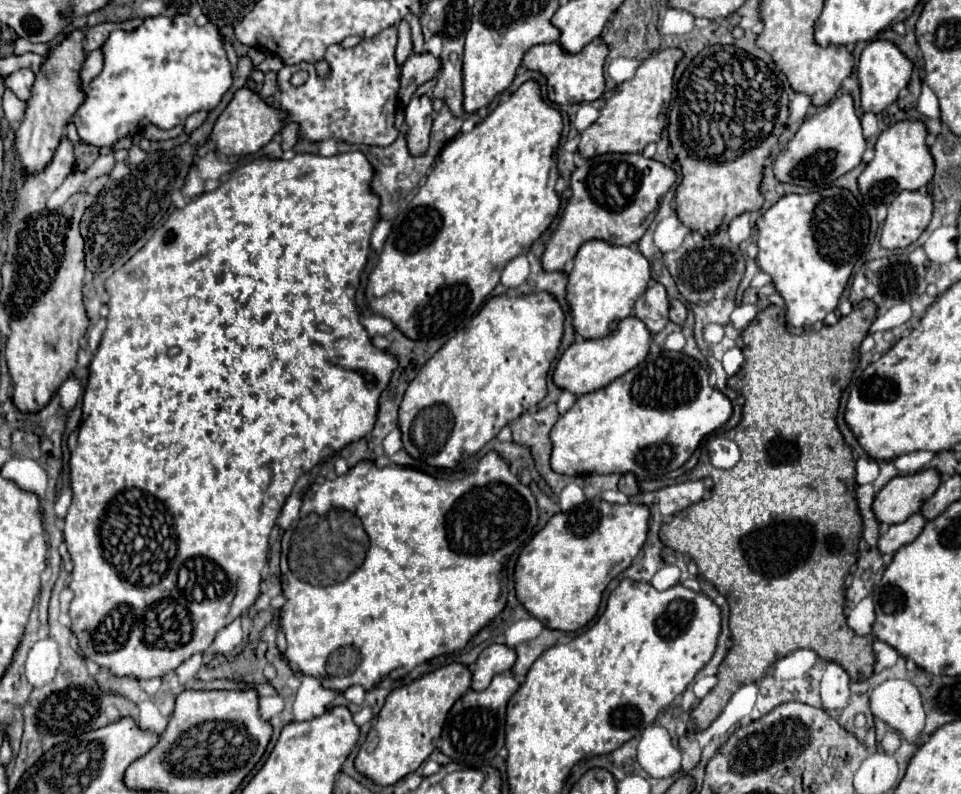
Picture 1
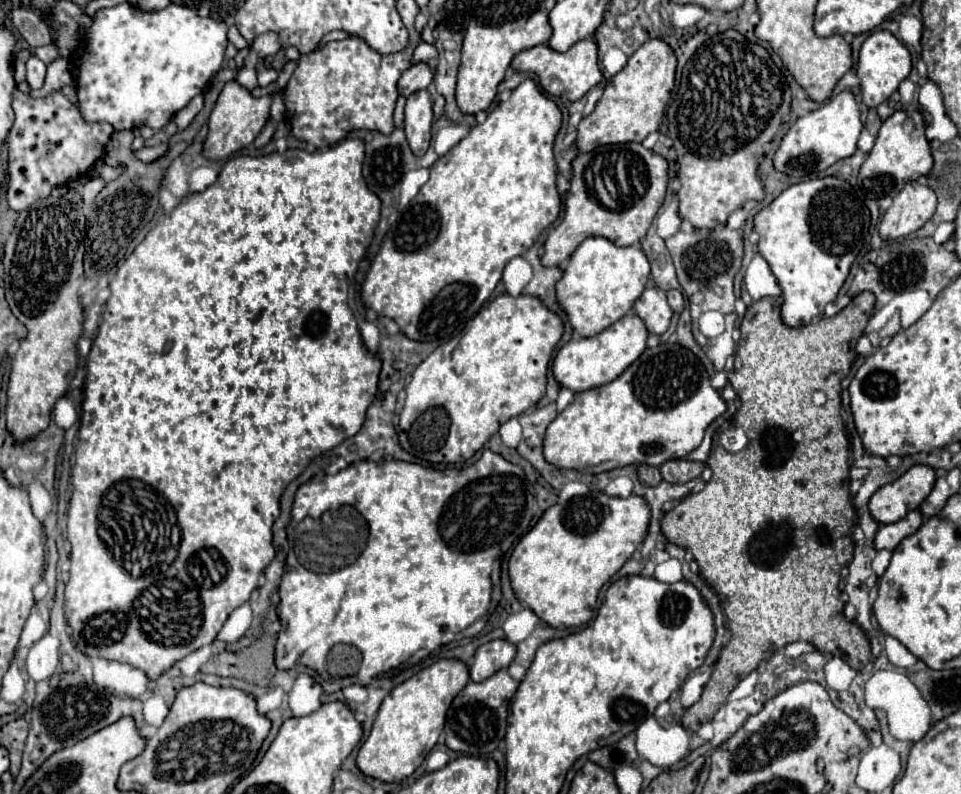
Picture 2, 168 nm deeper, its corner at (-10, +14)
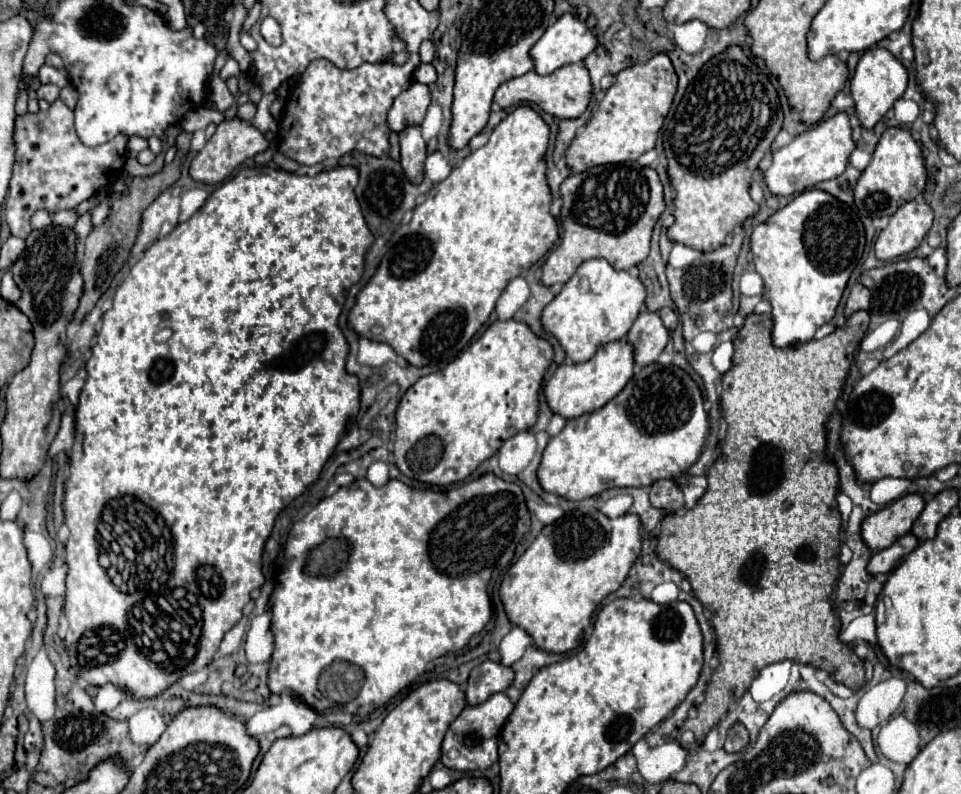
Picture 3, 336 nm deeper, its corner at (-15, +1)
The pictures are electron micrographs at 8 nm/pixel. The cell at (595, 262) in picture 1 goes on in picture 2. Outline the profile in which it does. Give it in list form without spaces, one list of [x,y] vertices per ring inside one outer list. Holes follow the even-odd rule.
[[[589,236],[571,254],[563,278],[557,282],[557,296],[579,336],[595,336],[631,312],[635,300],[651,278],[647,254],[637,246],[617,246],[603,236]]]

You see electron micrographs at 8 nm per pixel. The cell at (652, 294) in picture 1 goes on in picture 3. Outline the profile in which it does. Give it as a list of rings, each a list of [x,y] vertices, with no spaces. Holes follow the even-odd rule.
[[[642,311],[628,331],[628,343],[634,347],[634,363],[644,367],[654,363],[668,343],[668,329],[652,311]]]

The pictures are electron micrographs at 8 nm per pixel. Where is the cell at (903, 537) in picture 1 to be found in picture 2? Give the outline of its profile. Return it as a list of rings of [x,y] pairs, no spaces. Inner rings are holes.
[[[911,510],[905,518],[893,522],[893,524],[881,524],[881,528],[875,536],[875,548],[877,550],[883,550],[883,548],[895,550],[895,546],[903,538],[907,538],[907,536],[915,534],[915,530],[919,530],[923,520],[925,518],[923,518],[923,514],[919,514],[919,510]]]

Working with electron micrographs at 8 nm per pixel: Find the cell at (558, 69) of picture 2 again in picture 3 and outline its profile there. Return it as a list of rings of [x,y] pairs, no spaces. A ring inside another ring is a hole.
[[[572,63],[556,69],[550,75],[538,75],[530,71],[522,77],[510,79],[508,83],[496,89],[494,103],[498,103],[502,109],[510,109],[514,105],[538,105],[544,113],[556,119],[576,119],[586,111],[590,97],[592,97],[592,85],[586,67],[582,63]]]

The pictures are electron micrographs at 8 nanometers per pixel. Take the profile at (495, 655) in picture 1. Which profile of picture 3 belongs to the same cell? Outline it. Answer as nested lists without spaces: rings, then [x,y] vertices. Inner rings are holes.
[[[484,661],[470,673],[466,687],[468,705],[484,703],[484,699],[490,699],[494,693],[506,691],[512,679],[514,679],[514,671],[510,667],[504,667],[494,661]]]

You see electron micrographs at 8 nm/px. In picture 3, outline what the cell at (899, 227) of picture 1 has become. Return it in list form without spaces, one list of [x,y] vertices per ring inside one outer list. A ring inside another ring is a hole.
[[[908,201],[892,217],[886,229],[880,231],[874,243],[876,259],[890,261],[914,251],[932,227],[932,209],[920,201]]]

